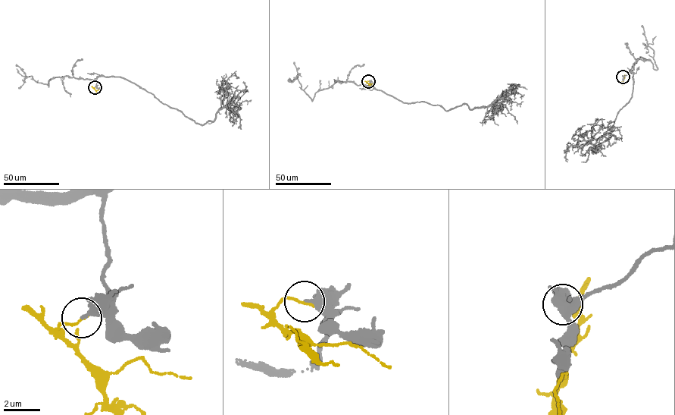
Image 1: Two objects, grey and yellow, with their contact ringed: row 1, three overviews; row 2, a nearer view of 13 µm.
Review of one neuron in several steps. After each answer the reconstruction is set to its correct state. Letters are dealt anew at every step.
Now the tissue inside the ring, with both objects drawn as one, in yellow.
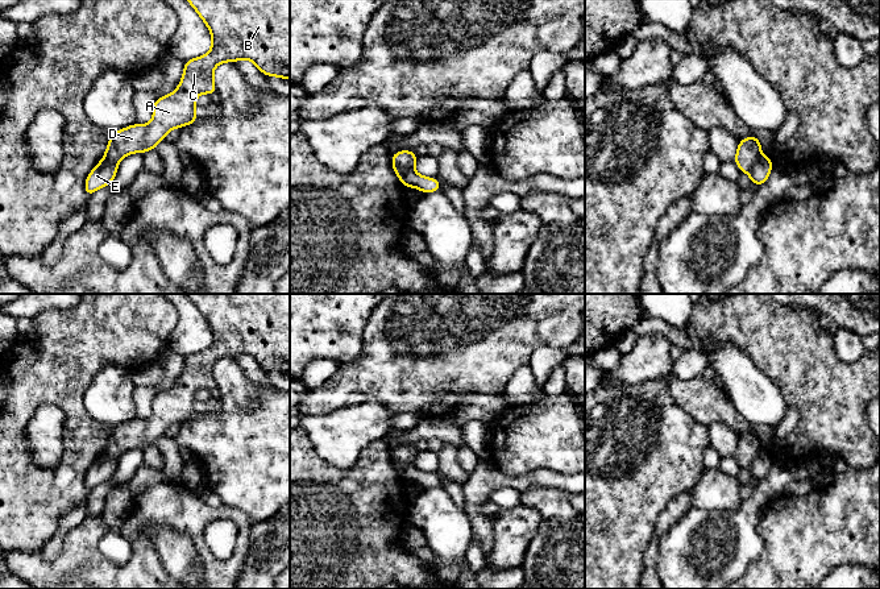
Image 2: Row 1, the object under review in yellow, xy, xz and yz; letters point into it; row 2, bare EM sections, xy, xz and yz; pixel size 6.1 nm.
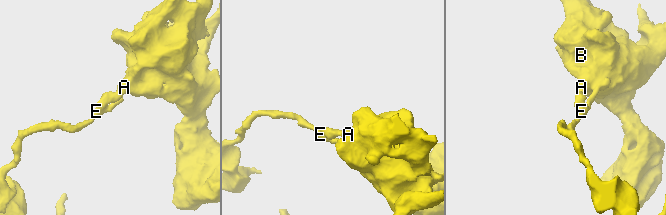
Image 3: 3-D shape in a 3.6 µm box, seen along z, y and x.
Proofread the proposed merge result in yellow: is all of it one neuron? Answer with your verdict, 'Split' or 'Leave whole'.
Split

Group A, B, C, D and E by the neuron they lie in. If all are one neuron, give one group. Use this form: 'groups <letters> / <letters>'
groups A B C D / E

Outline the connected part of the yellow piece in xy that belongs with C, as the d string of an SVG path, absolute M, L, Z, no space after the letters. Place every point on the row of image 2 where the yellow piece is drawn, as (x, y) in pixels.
M187 0L187 3L211 32L211 50L184 62L179 86L174 92L154 101L149 124L136 123L112 132L101 162L119 165L129 154L155 149L170 130L194 124L199 119L195 113L196 96L200 94L216 96L213 71L223 62L249 59L265 76L290 80L290 0Z

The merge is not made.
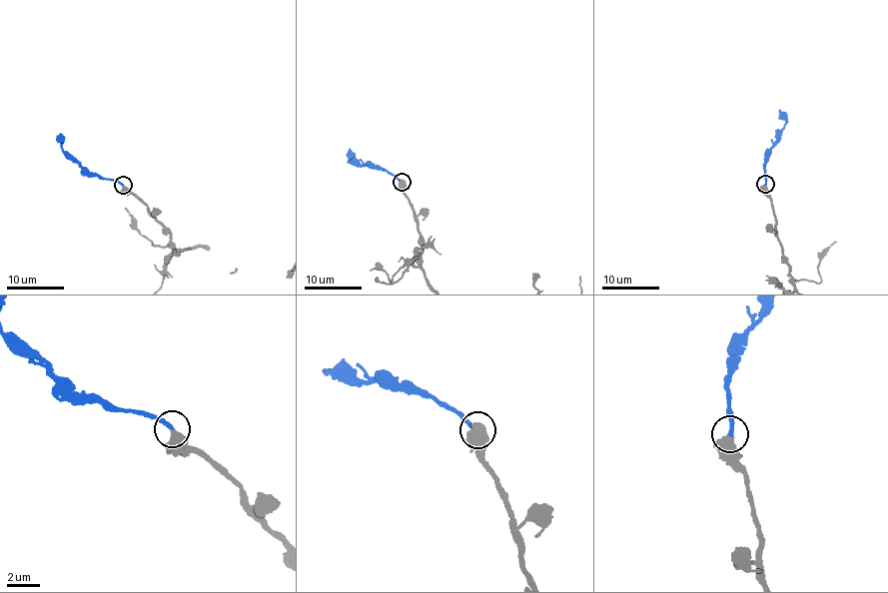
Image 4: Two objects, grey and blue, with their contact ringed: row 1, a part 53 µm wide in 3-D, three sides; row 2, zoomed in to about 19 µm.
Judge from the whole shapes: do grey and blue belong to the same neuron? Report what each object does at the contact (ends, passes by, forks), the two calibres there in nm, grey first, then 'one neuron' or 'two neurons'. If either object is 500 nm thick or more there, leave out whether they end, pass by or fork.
grey passes by; blue ends there; 480 nm thick on the grey side, 280 nm on the other; one neuron

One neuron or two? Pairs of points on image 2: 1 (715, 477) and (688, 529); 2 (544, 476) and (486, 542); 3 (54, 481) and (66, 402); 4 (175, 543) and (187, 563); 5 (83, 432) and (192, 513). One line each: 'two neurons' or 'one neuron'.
1: two neurons
2: one neuron
3: one neuron
4: one neuron
5: two neurons

